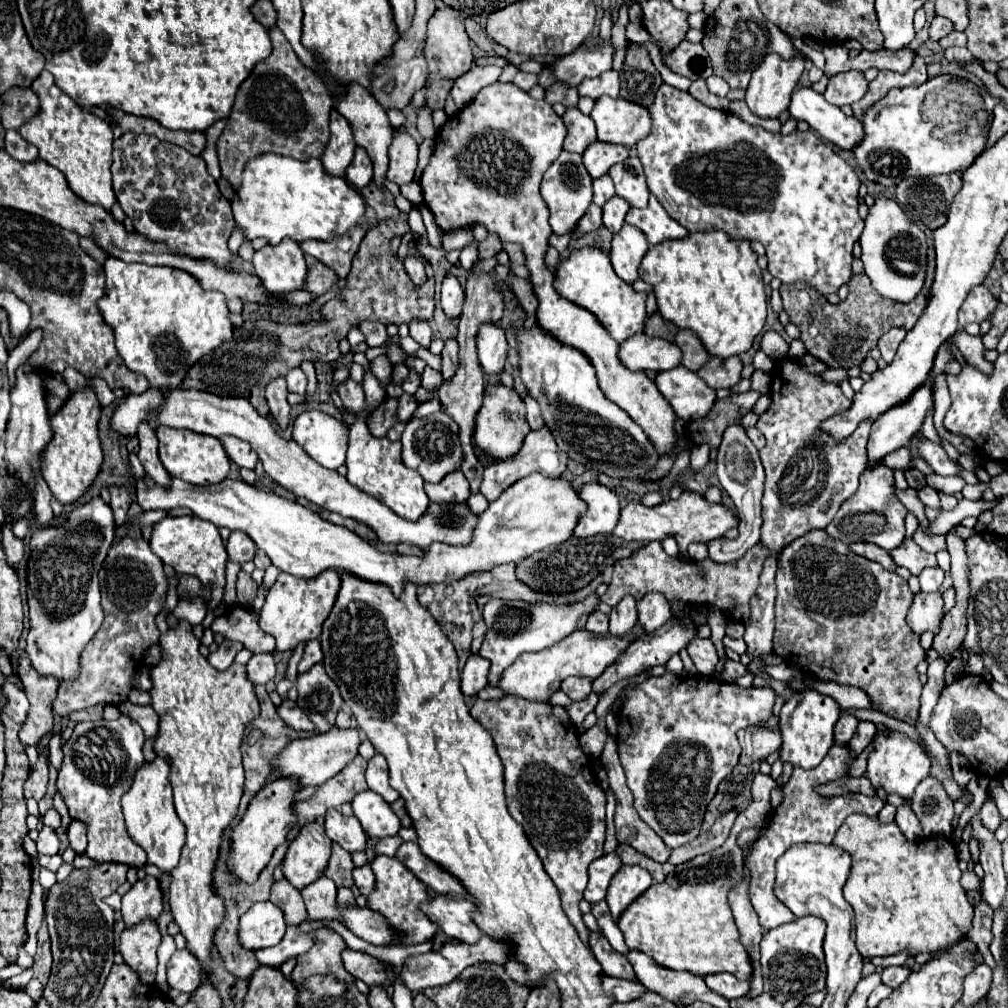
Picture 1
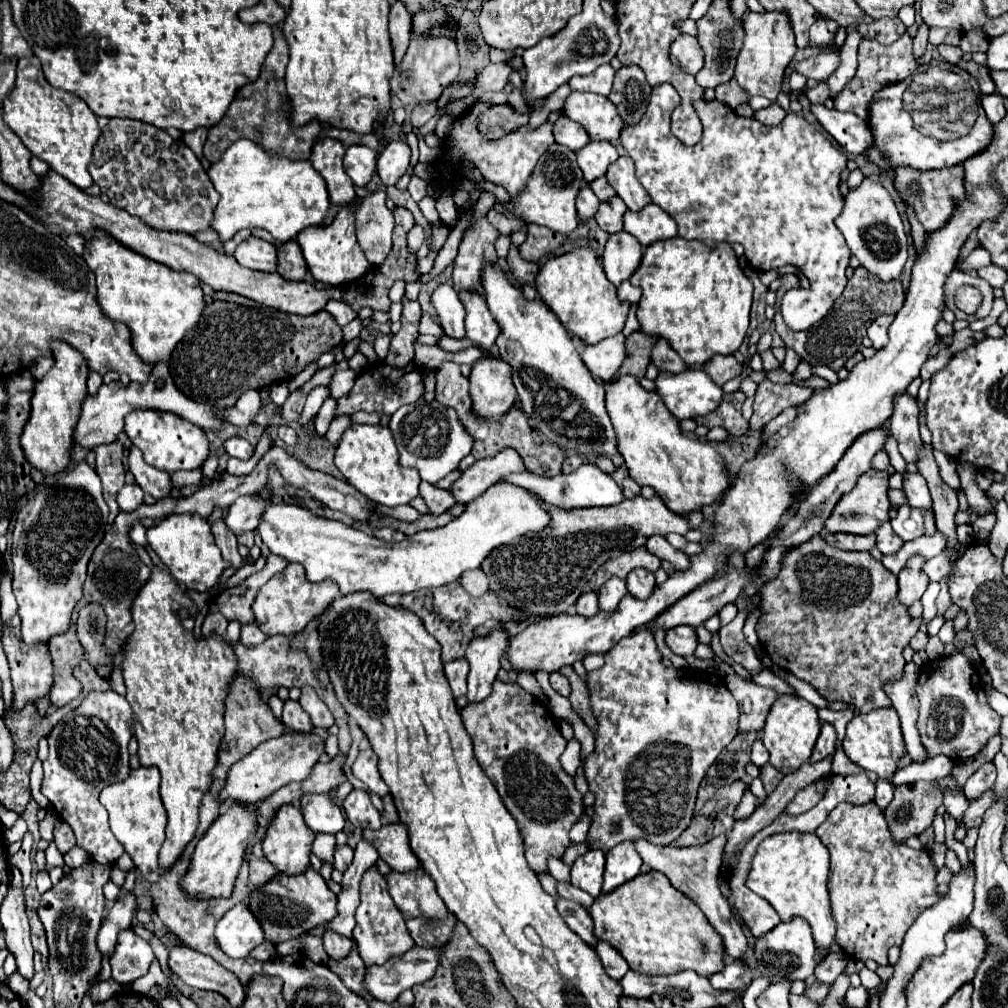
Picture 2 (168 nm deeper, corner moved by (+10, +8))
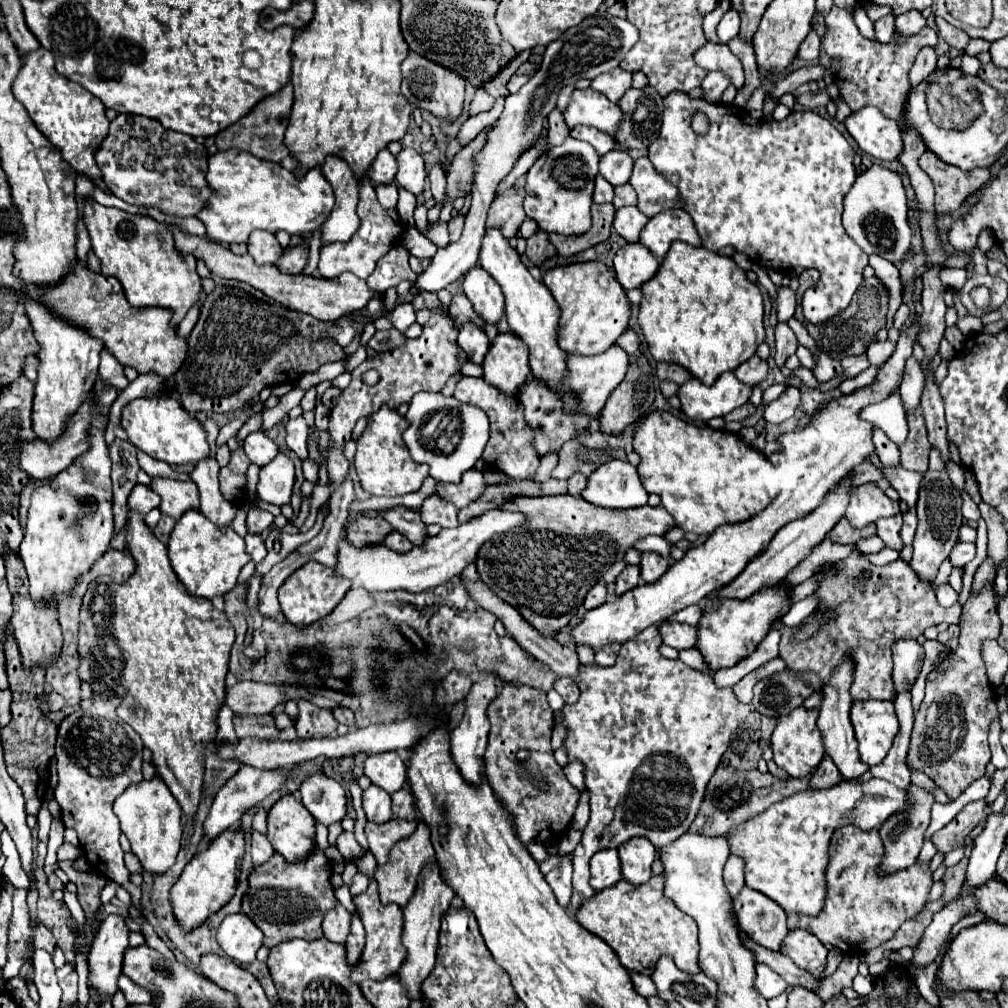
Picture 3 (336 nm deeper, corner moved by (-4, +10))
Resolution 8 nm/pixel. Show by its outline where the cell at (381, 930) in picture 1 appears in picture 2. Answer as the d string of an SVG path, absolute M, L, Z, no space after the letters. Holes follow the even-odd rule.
M312 867L302 873L302 875L278 875L276 879L272 879L270 883L266 883L260 889L254 889L248 905L252 907L252 913L256 915L256 919L260 919L266 939L272 943L282 943L286 939L298 939L304 931L320 925L320 923L328 923L336 917L336 895L328 889L326 881L322 879L320 873L316 873Z

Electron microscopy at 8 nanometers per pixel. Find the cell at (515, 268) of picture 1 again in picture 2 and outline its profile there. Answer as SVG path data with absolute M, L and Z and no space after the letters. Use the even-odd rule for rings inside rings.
M532 223L532 231L528 233L526 241L518 247L520 257L526 261L538 261L540 257L552 253L564 241L564 235L556 235L554 231L548 231L546 227L536 227L536 223Z

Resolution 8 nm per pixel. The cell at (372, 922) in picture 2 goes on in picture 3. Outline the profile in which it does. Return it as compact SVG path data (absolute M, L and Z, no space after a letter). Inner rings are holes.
M374 879L370 881L368 889L354 897L354 905L358 909L358 915L366 929L366 945L362 951L360 961L352 969L352 981L362 983L366 979L372 981L384 981L392 973L398 971L398 965L406 959L406 949L400 941L402 935L402 909L398 905L382 905L378 901L378 885L374 885Z

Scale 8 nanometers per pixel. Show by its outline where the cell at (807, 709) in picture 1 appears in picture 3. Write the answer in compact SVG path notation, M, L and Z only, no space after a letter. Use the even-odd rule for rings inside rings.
M798 707L790 711L788 715L778 719L778 725L772 733L772 751L774 751L774 763L784 769L790 777L806 777L810 775L818 763L824 757L824 747L822 747L822 737L816 727L818 711L816 709L804 709Z

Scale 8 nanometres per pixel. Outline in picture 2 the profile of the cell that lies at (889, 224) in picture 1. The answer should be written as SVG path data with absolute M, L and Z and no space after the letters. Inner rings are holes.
M864 179L858 189L850 191L844 211L836 219L836 227L842 231L852 255L856 255L864 269L884 283L900 279L908 259L908 237L890 193L880 183Z

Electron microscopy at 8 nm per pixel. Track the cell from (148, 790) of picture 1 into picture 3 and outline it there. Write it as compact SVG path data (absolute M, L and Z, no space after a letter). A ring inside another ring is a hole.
M158 777L130 785L114 801L114 813L118 815L120 829L126 833L130 849L138 857L142 869L152 875L166 873L176 861L182 839L182 809L170 789Z

